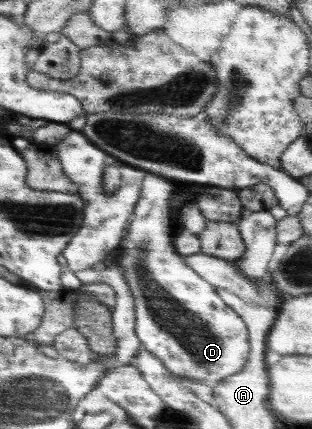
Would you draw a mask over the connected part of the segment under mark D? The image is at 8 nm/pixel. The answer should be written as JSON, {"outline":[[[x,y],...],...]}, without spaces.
{"outline":[[[148,171],[141,183],[140,199],[134,206],[132,217],[126,226],[122,247],[115,263],[128,283],[130,295],[134,299],[134,315],[136,315],[135,332],[142,348],[152,355],[156,355],[174,375],[188,377],[202,381],[204,385],[214,387],[222,379],[239,373],[248,361],[248,335],[244,320],[228,307],[224,300],[216,293],[215,287],[202,279],[191,267],[185,264],[173,245],[175,232],[172,219],[170,198],[176,195],[176,181],[162,177],[158,173]]]}

